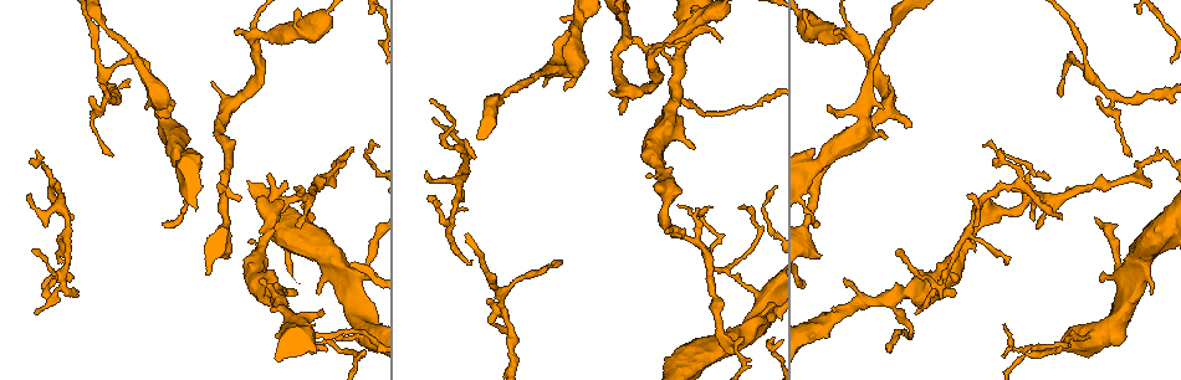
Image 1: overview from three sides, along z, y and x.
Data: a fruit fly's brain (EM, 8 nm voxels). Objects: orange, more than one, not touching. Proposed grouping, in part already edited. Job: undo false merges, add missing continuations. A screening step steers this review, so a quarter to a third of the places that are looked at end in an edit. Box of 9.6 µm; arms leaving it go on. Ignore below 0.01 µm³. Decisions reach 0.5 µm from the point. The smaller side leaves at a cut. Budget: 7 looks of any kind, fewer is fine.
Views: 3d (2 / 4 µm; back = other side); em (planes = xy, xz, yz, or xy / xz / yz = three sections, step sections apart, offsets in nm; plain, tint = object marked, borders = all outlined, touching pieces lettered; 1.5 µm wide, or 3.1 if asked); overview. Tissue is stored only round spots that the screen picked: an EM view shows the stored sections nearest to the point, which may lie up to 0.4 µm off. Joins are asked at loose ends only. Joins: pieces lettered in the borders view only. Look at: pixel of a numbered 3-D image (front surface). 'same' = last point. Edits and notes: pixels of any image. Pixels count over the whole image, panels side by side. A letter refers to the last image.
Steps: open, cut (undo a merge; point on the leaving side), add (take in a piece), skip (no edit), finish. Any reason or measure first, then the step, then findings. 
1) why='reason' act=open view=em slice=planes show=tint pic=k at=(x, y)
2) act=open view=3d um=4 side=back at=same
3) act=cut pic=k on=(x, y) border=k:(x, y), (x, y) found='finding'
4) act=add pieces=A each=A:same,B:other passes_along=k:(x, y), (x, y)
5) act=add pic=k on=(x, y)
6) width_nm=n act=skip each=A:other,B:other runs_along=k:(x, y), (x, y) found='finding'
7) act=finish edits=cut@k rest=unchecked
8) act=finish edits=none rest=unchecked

why='an open end' act=open view=em slice=planes show=plain pic=1 at=(77, 296)

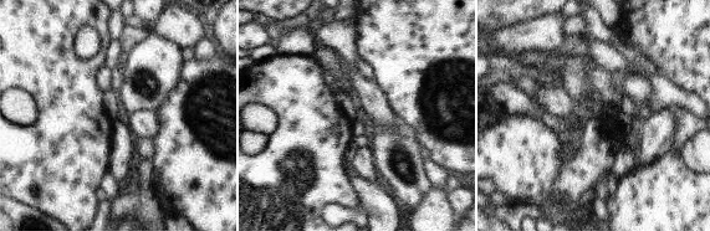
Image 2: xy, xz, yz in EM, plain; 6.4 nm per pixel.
act=open view=em slice=planes show=borders at=same

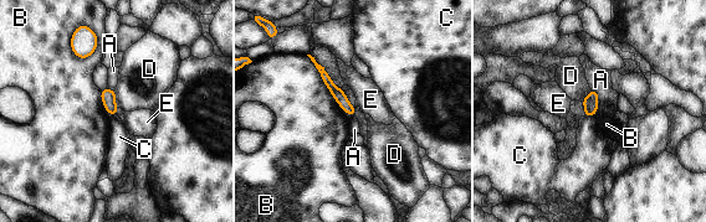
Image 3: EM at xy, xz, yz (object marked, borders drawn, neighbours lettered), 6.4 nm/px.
act=skip each=A:other,B:other,C:other,D:other,E:other runs_along=3:(322, 72), (352, 112) found='none of them fits'

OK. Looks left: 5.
why='an open end' act=open view=3d um=4 pic=1 at=(718, 39)

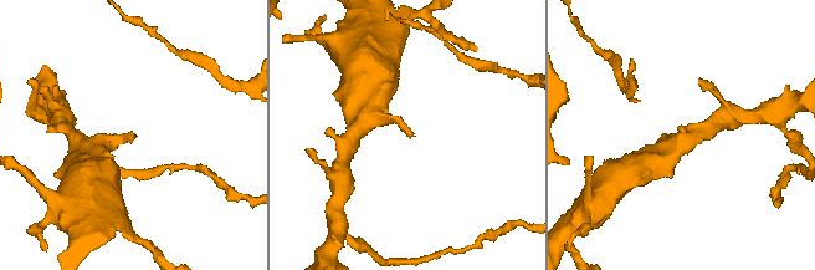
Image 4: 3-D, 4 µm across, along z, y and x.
act=open view=em slice=planes show=borders pic=4 at=(410, 136)

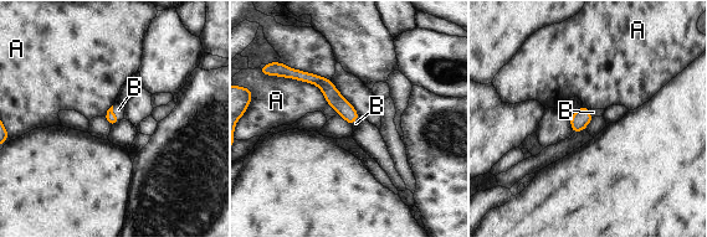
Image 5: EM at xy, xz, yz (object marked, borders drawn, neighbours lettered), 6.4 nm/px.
act=add pieces=B each=A:other,B:same passes_along=5:(109, 117), (113, 113), (118, 109) found='the cell continues'

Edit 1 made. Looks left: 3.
why='sharp bend' act=open view=em slice=planes show=tint pic=1 at=(224, 195)

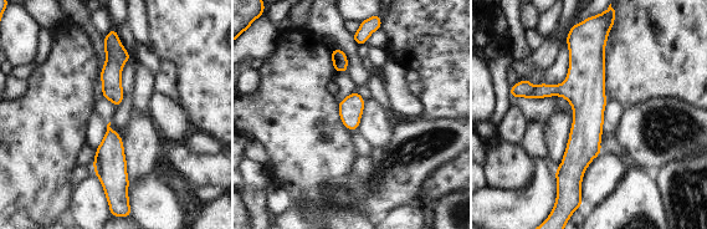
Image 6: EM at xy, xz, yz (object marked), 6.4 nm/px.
why='see the neighbours' act=open view=em slice=planes show=borders at=same

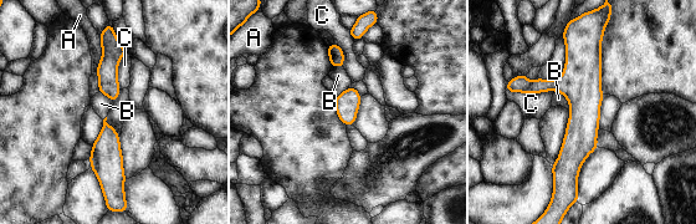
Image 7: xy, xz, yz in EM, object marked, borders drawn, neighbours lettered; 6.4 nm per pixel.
width_nm=60 act=skip each=A:other,B:other,C:other runs_along=7:(581, 35), (573, 183) found='one cell here'

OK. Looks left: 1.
act=finish edits=add@5 rest=unchecked

